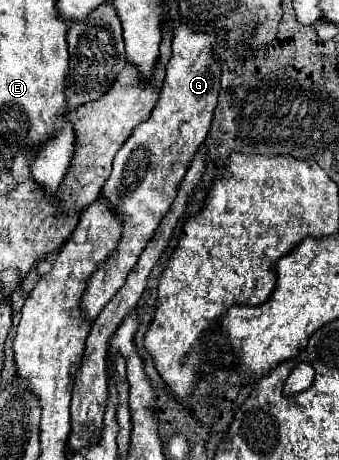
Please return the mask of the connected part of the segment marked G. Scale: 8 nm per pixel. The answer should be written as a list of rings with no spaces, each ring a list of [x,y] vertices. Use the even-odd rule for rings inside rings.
[[[187,25],[173,29],[173,55],[167,63],[165,83],[151,117],[133,129],[129,141],[119,149],[113,161],[113,171],[103,185],[103,201],[119,211],[123,219],[123,235],[101,267],[89,279],[83,295],[83,311],[93,321],[107,301],[121,289],[127,273],[133,269],[135,259],[145,249],[147,241],[159,227],[159,221],[177,197],[179,183],[183,181],[193,155],[209,133],[213,111],[221,89],[221,65],[213,53],[217,35],[195,31]]]

